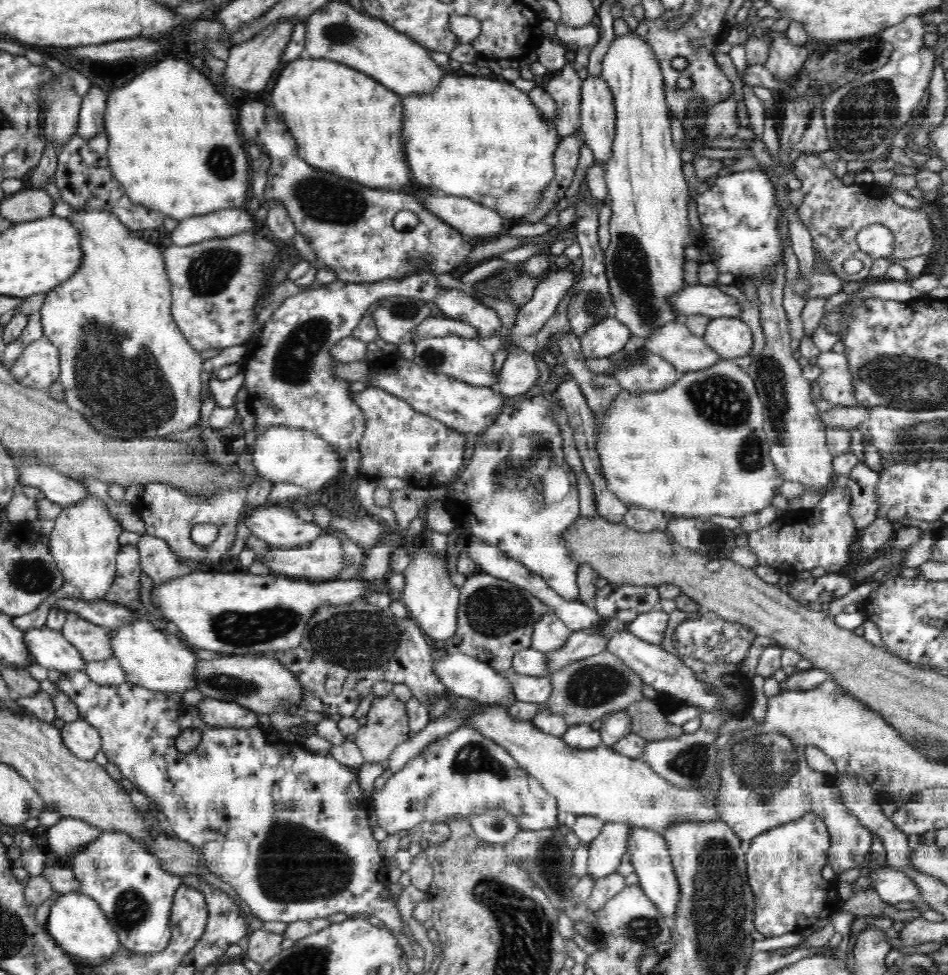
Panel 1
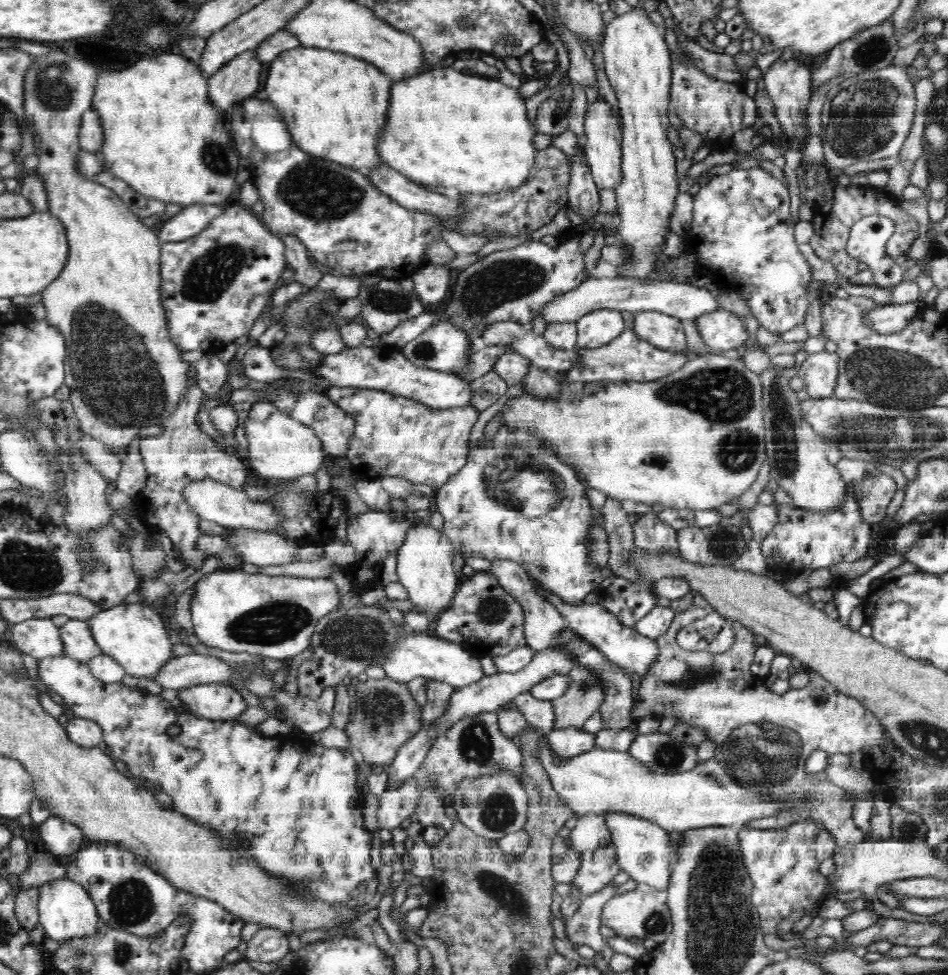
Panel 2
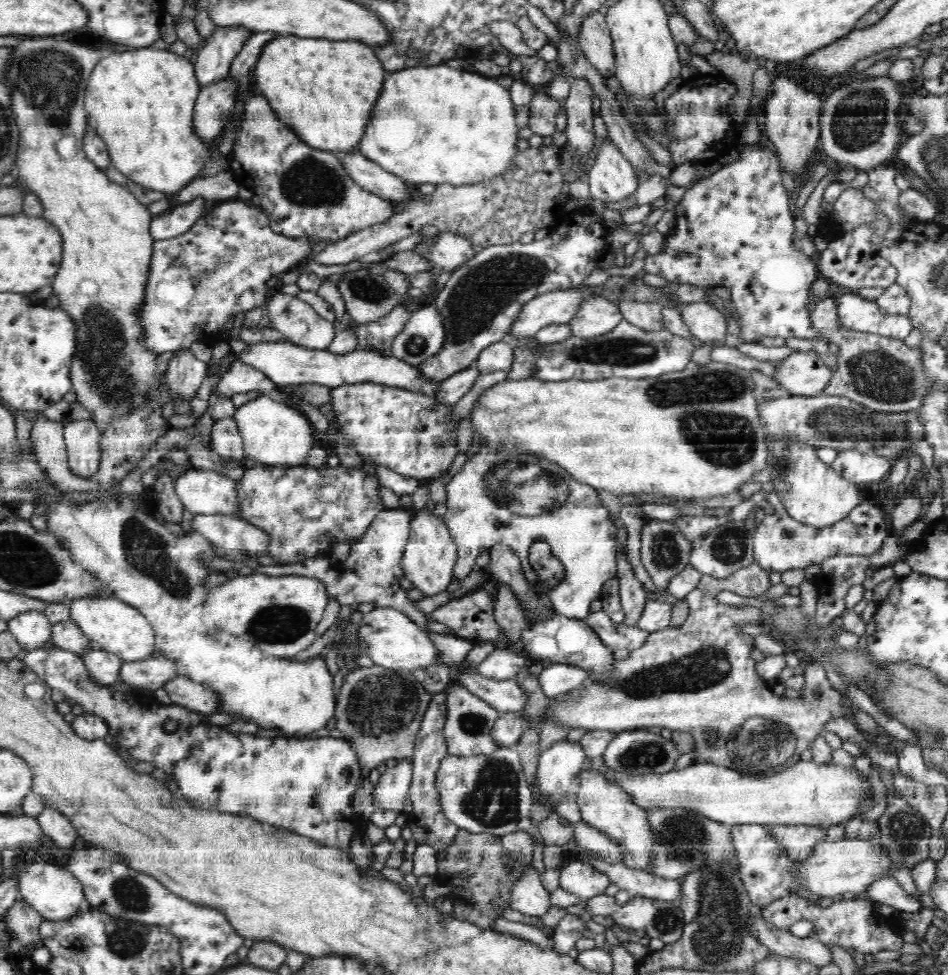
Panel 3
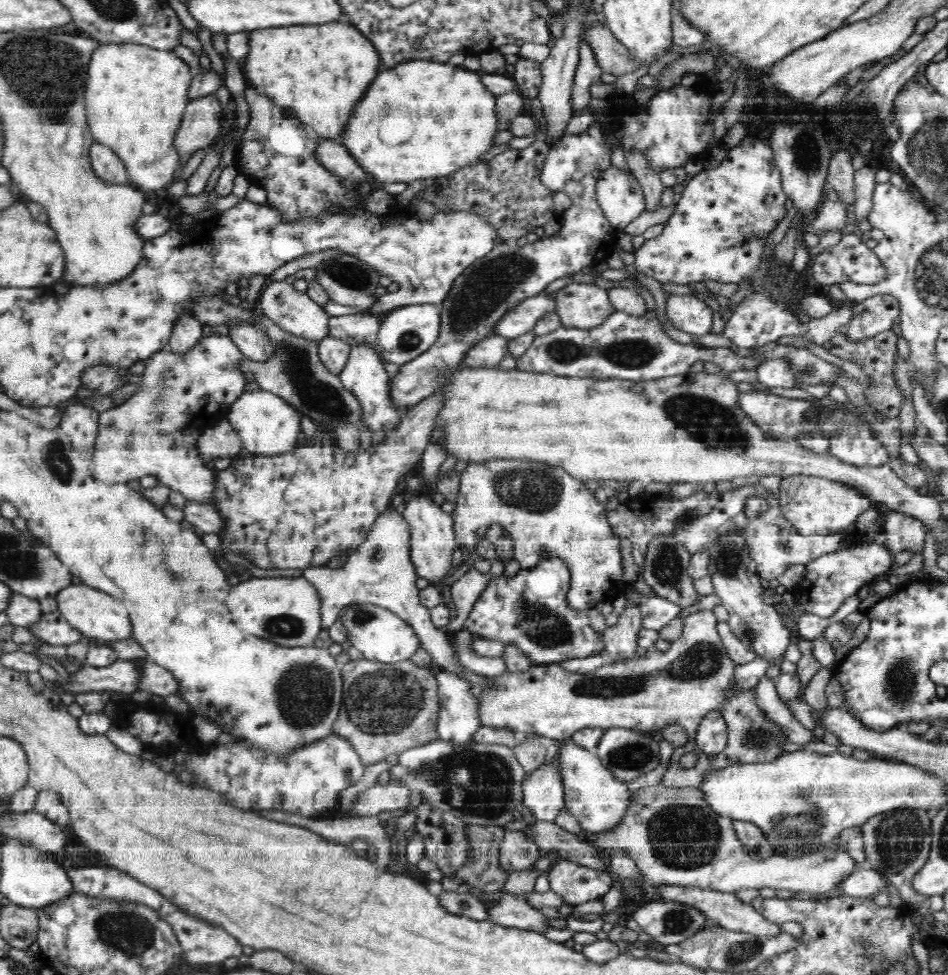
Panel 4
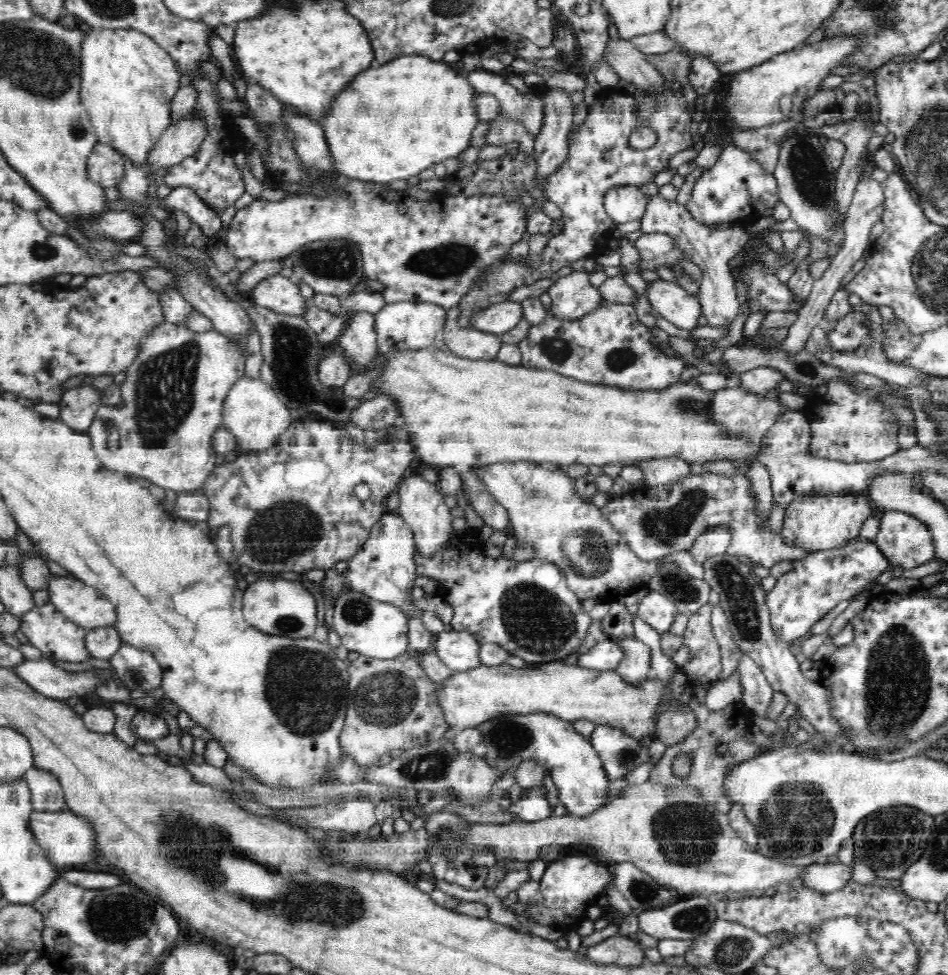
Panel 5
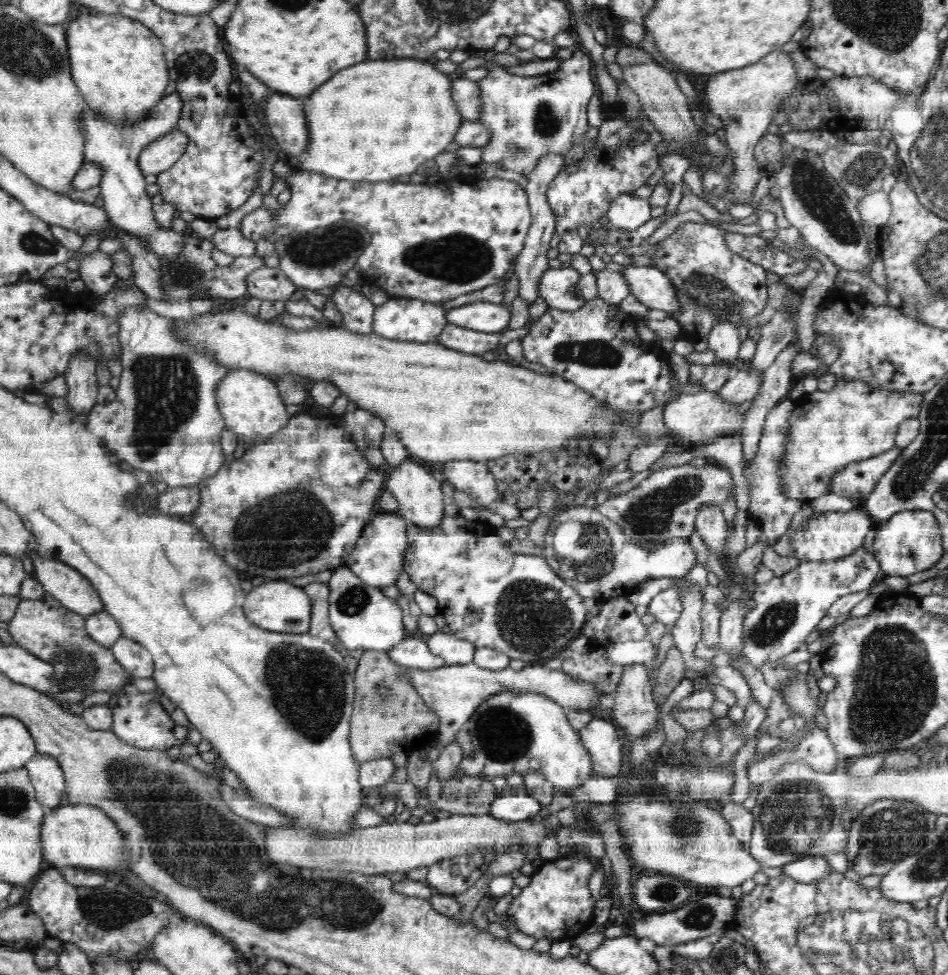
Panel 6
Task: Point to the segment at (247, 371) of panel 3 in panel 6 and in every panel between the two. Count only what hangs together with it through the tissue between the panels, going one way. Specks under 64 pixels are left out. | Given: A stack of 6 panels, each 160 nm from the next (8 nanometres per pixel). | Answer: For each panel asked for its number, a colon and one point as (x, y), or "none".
4: (156, 431)
5: (172, 402)
6: (164, 420)

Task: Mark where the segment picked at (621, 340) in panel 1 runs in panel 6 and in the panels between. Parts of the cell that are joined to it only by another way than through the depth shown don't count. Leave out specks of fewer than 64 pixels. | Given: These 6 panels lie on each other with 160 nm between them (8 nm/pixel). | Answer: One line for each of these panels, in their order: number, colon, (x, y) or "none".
2: (600, 327)
3: (597, 316)
4: (579, 305)
5: (573, 296)
6: (557, 287)

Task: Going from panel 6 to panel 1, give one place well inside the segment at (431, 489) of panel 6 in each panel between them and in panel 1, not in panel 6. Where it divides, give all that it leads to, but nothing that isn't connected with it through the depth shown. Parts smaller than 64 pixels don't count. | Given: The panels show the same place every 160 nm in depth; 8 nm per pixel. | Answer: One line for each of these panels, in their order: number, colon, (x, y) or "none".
1: (432, 601)
2: (424, 566)
3: (430, 555)
4: (432, 533)
5: (423, 508)

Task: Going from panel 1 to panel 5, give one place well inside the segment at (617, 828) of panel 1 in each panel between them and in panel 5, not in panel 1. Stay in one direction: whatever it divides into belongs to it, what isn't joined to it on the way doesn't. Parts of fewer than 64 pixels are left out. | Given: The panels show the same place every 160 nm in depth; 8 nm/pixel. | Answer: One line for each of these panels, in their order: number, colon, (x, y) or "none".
2: (598, 868)
3: (581, 878)
4: (577, 884)
5: (566, 885)

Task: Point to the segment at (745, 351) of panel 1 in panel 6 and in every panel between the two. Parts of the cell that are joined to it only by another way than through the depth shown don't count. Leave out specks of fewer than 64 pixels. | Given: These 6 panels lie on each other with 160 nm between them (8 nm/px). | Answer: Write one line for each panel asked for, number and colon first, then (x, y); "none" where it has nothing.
2: (721, 330)
3: (706, 323)
4: (689, 313)
5: (670, 300)
6: (651, 287)

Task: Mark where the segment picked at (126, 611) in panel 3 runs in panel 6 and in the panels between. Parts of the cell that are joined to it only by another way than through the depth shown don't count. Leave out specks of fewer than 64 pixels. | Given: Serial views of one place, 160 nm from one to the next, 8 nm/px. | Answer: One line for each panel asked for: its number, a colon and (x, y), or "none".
4: (95, 614)
5: (84, 605)
6: (65, 584)

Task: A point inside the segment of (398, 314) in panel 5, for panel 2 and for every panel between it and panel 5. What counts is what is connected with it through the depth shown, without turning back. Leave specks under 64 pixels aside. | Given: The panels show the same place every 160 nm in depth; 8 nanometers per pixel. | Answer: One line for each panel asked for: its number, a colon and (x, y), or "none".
2: (444, 348)
3: (423, 337)
4: (407, 332)

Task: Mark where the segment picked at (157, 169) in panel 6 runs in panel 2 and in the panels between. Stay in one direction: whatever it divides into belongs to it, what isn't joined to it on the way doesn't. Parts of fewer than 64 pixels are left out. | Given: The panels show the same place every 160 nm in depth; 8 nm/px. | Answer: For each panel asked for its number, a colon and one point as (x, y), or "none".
2: (239, 79)
3: (214, 106)
4: (199, 127)
5: (180, 140)

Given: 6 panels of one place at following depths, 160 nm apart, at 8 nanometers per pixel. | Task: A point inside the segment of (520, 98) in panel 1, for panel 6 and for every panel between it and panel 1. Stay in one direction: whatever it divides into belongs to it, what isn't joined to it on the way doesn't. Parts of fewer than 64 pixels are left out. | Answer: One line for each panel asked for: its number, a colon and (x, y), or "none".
2: (446, 128)
3: (436, 124)
4: (450, 118)
5: (390, 124)
6: (376, 121)

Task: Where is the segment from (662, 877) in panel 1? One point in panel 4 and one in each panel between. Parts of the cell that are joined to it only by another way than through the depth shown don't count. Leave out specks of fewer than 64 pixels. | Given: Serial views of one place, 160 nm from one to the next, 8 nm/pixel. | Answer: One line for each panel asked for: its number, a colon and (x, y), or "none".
2: (643, 849)
3: (604, 806)
4: (593, 795)

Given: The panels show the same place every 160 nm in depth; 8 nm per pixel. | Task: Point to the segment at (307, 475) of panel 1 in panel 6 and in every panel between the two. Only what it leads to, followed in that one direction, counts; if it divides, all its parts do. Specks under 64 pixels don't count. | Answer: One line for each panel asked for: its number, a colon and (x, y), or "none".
2: (280, 447)
3: (274, 433)
4: (266, 424)
5: (253, 413)
6: (250, 403)

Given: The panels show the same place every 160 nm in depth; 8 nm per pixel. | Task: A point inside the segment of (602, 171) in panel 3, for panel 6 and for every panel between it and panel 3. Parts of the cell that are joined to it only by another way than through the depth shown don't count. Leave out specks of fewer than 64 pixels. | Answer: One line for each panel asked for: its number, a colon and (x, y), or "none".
4: (621, 199)
5: (626, 203)
6: (628, 212)

